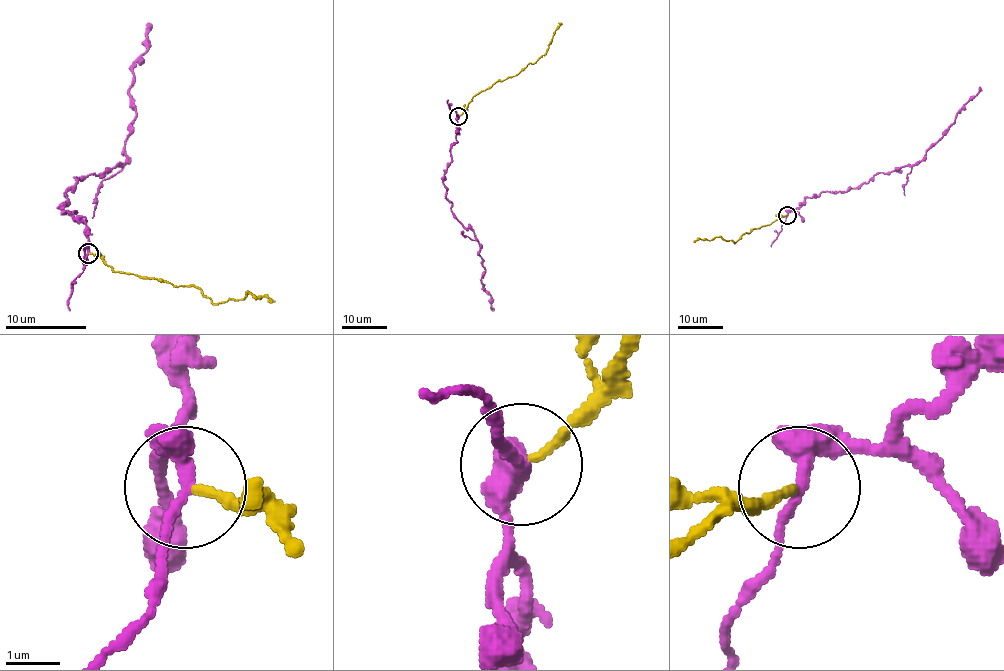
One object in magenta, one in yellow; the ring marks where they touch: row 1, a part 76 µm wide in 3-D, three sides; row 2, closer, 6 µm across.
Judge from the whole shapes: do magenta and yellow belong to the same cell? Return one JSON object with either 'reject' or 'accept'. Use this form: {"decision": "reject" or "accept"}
{"decision": "reject"}

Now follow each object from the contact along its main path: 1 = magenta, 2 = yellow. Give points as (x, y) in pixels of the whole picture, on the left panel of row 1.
1: (87, 252), (85, 220), (61, 208), (75, 177), (126, 161), (132, 66), (146, 51), (150, 23)
2: (89, 252), (116, 270), (179, 285), (195, 285), (213, 303), (242, 299), (248, 293), (272, 303)

